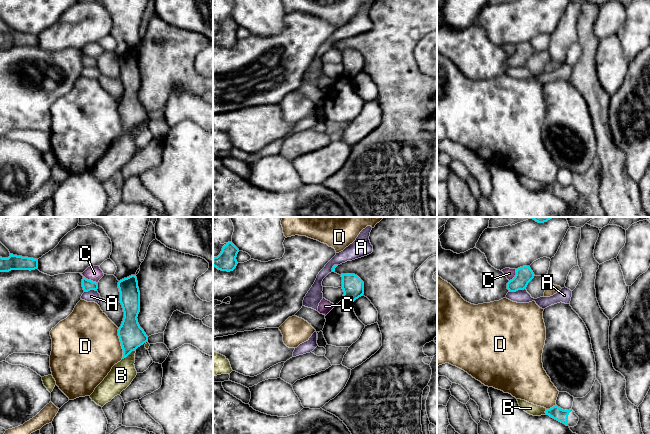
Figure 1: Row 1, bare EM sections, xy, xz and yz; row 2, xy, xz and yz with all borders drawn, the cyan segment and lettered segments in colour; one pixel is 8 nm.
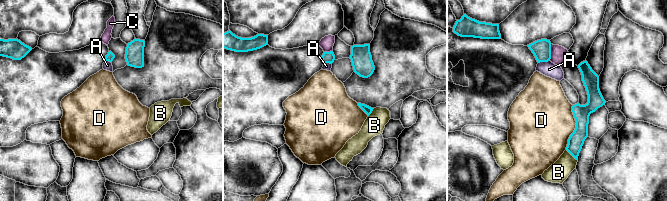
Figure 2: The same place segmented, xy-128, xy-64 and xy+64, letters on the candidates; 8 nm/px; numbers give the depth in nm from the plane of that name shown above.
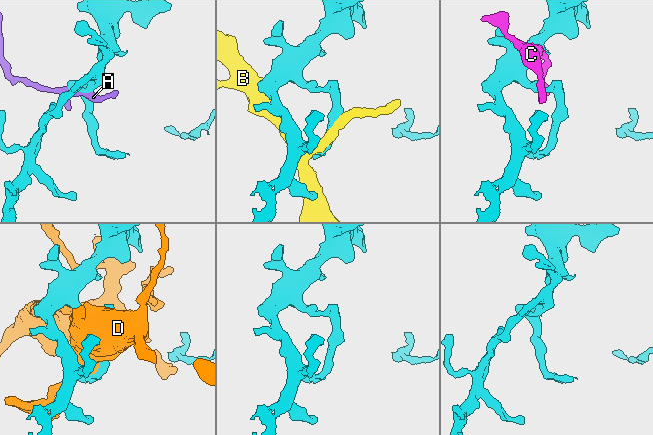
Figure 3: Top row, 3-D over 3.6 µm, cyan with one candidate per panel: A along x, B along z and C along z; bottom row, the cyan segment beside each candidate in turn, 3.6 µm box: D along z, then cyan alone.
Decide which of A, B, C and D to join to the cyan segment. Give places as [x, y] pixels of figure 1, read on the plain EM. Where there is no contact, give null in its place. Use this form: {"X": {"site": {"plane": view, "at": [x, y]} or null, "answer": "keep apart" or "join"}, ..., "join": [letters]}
{"A": {"site": {"plane": "yz", "at": [517, 66]}, "answer": "keep apart"}, "B": {"site": {"plane": "xy", "at": [128, 130]}, "answer": "keep apart"}, "C": {"site": {"plane": "xy", "at": [89, 56]}, "answer": "keep apart"}, "D": {"site": {"plane": "xy", "at": [121, 119]}, "answer": "keep apart"}, "join": []}

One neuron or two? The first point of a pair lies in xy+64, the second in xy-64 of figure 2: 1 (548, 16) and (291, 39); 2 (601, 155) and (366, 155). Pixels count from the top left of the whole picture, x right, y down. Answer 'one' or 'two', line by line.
1: one
2: two

